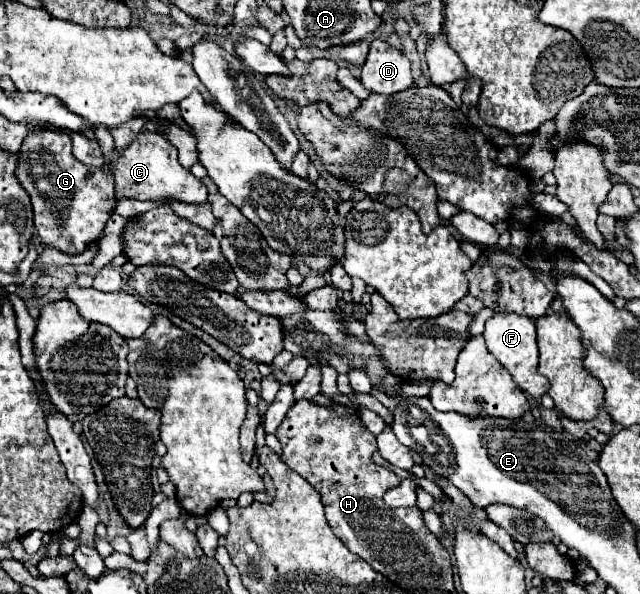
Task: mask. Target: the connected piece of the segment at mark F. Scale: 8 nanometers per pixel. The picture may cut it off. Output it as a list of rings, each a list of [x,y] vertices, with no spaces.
[[[495,313],[487,323],[485,323],[485,333],[487,349],[495,355],[495,359],[509,371],[513,381],[517,383],[519,389],[527,391],[535,399],[539,399],[543,393],[549,389],[547,377],[539,375],[537,371],[537,343],[535,343],[535,321],[523,315],[513,315],[513,313]]]

